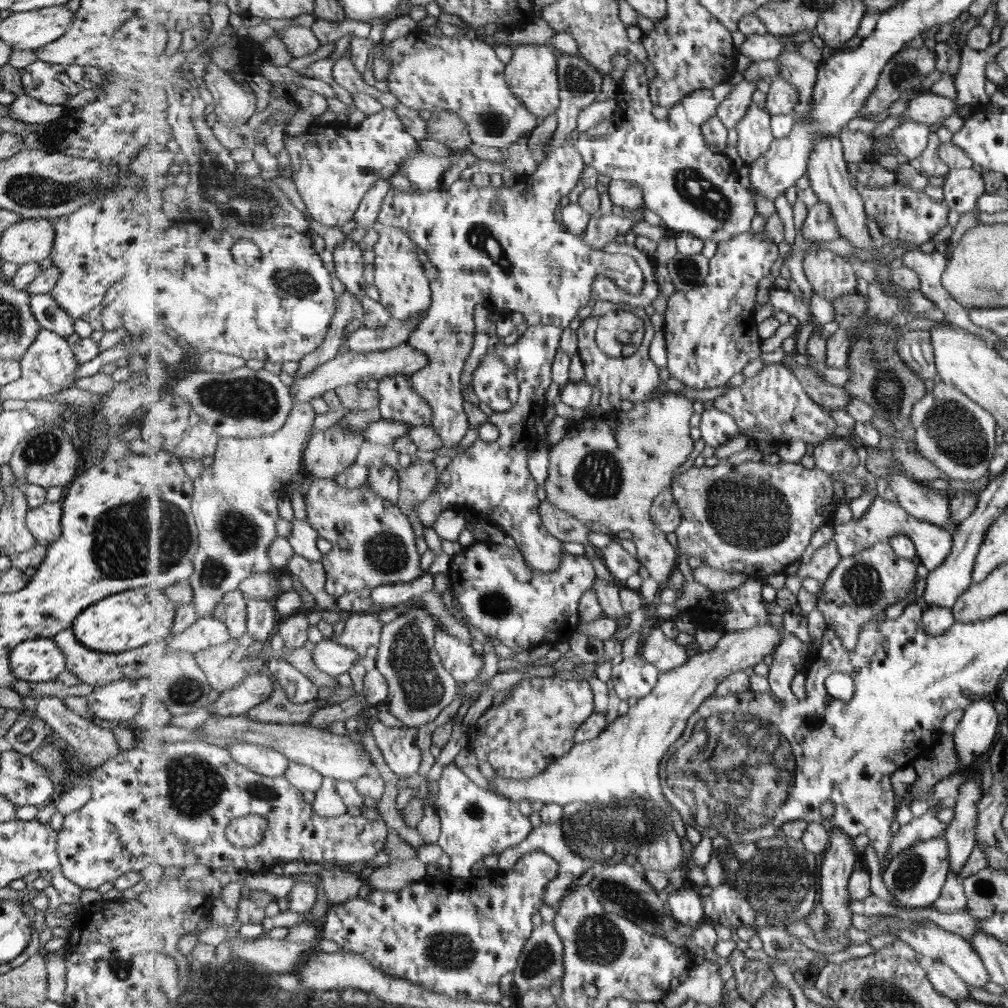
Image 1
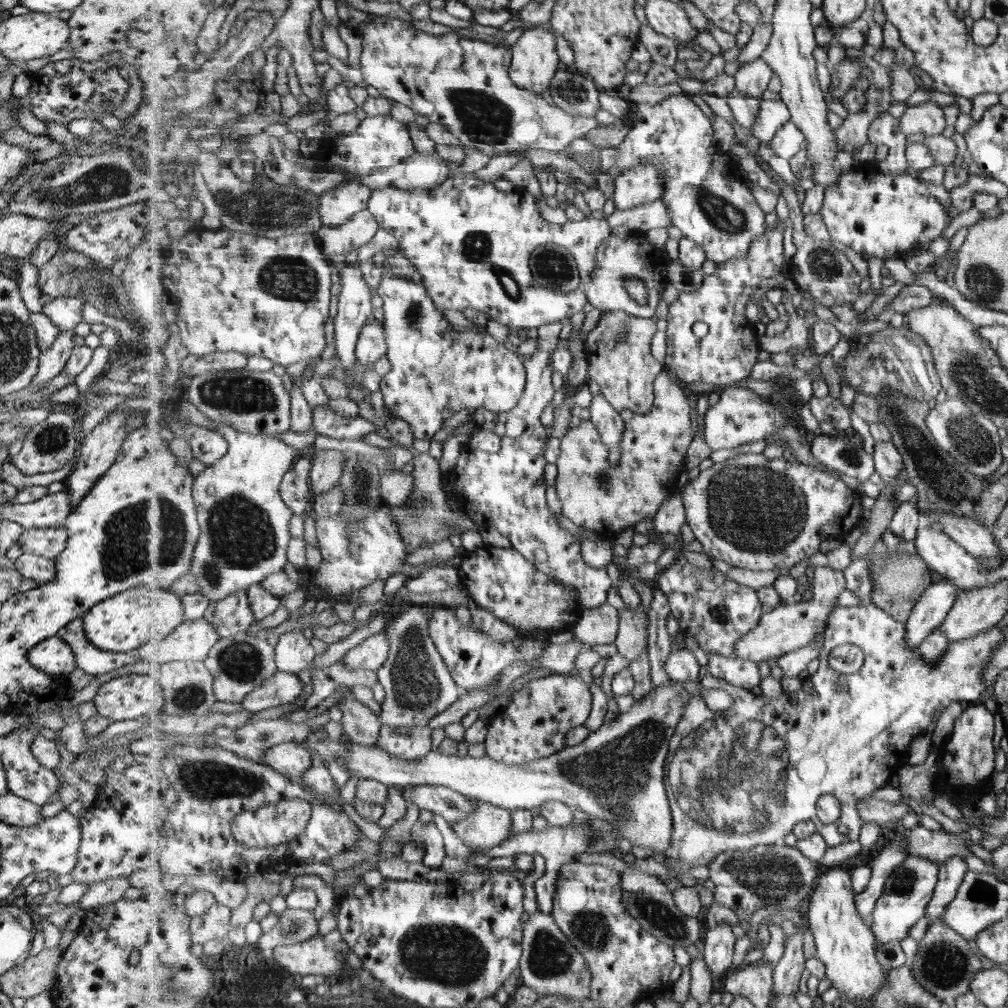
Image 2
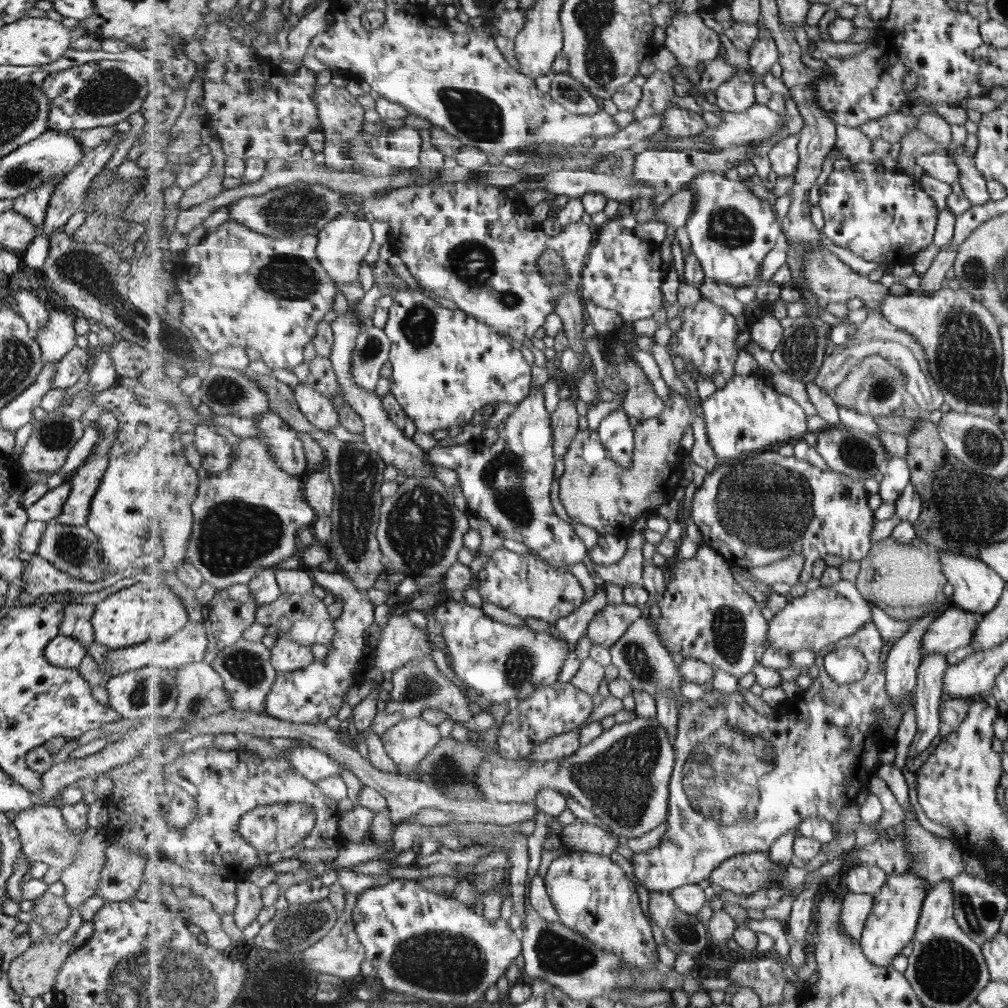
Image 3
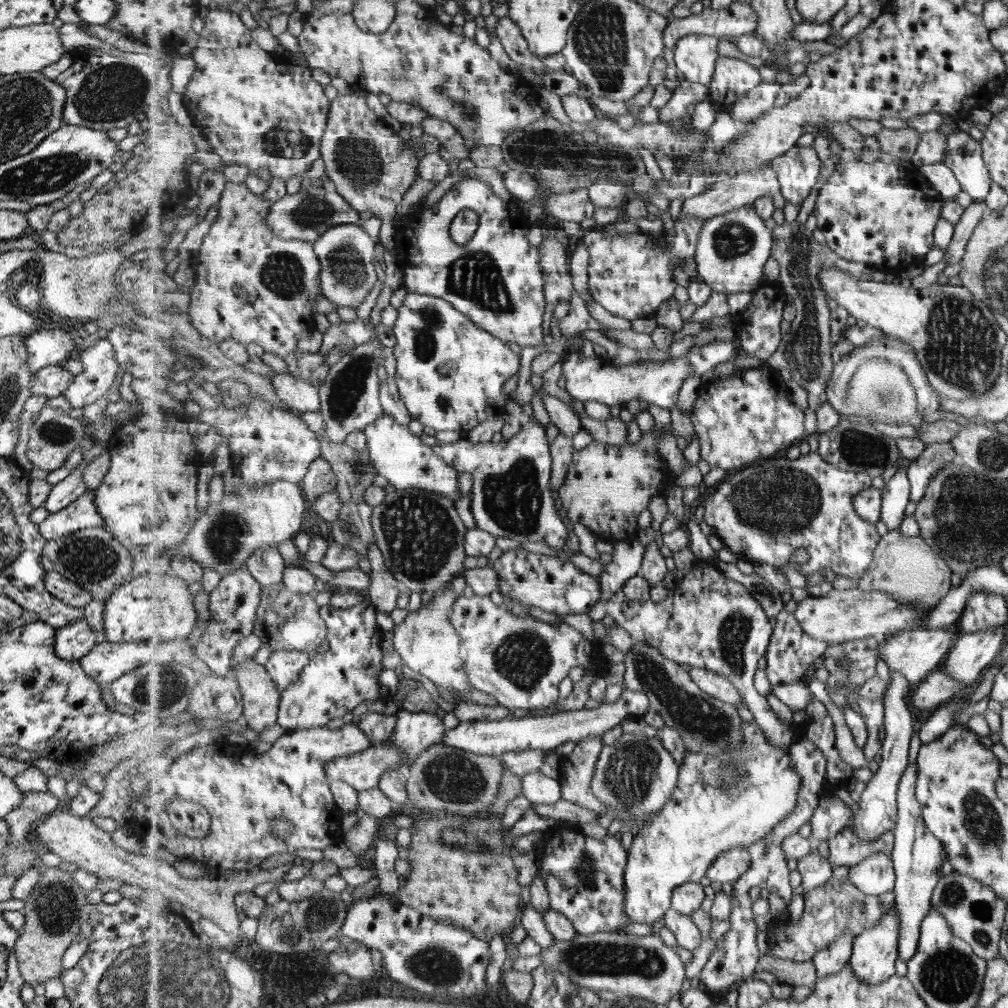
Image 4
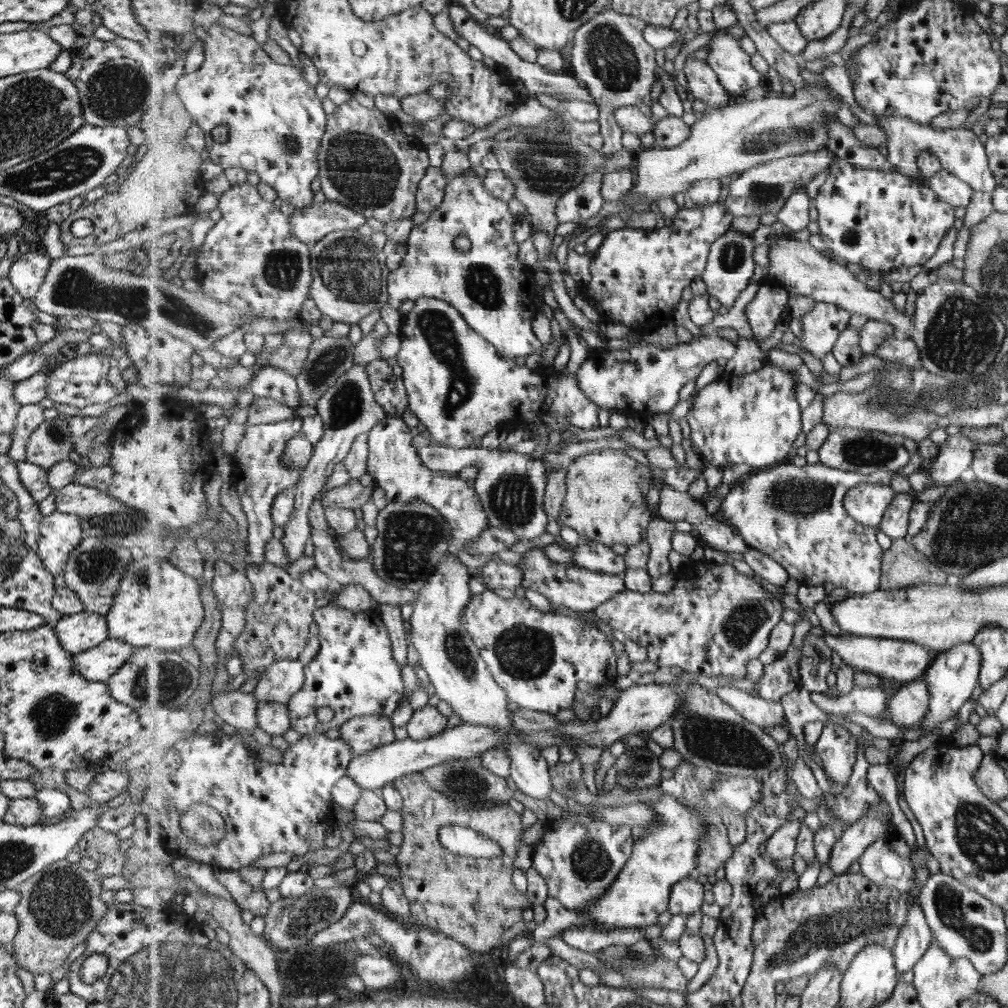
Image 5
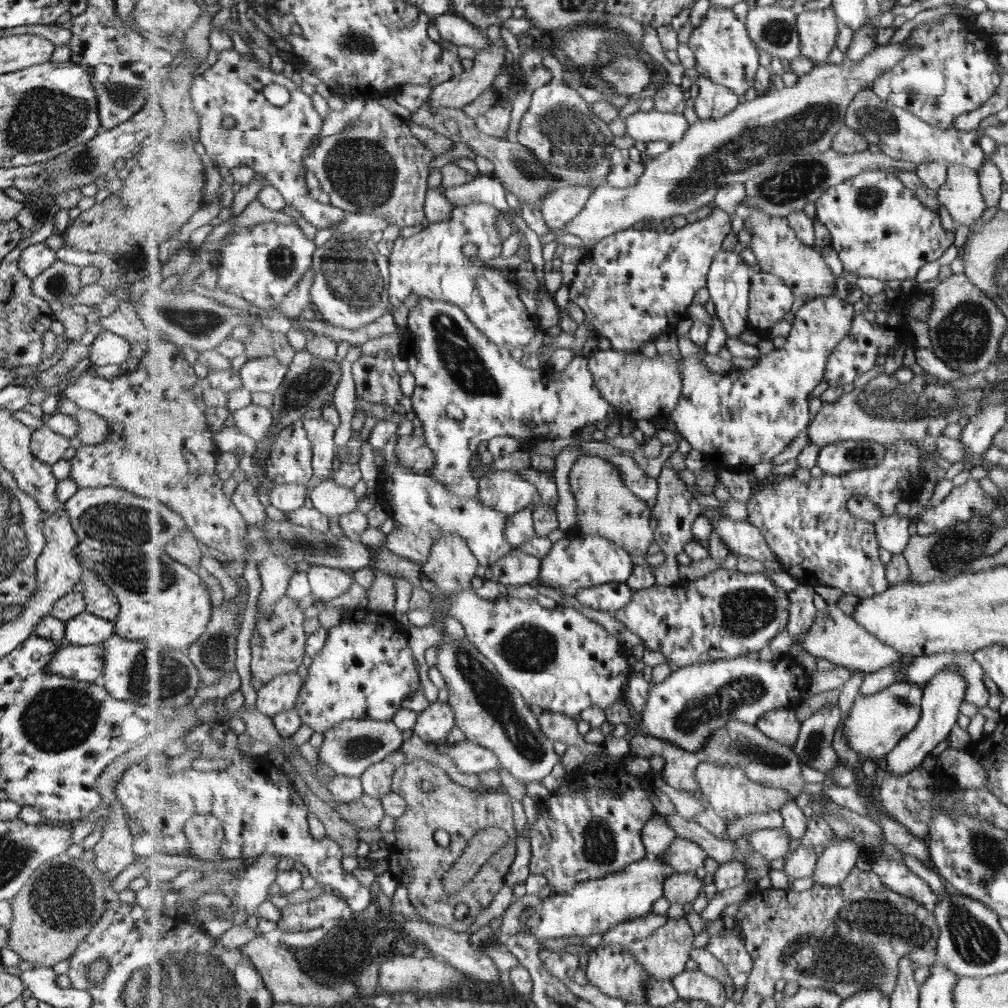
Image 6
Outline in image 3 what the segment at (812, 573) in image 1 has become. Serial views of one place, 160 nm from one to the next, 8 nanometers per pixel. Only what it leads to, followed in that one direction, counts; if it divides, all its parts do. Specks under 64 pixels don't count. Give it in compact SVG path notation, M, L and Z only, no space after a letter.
M841 579L830 586L820 585L805 596L797 597L770 620L767 648L777 650L815 651L823 647L836 647L839 641L849 638L866 622L873 621L872 606L875 602L865 597L850 580Z

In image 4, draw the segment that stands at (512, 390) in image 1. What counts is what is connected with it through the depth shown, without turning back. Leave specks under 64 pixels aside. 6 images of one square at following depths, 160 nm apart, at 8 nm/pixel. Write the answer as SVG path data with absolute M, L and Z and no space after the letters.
M408 292L398 310L399 320L393 329L396 338L393 350L398 364L395 377L401 399L414 420L435 431L468 432L487 418L505 412L505 404L511 400L511 394L505 397L503 386L521 370L521 358L517 352L493 334L475 326L465 314L444 299Z

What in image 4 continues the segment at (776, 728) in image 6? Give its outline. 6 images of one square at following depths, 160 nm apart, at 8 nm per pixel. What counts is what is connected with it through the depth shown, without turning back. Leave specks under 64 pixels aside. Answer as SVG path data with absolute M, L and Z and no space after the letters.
M692 667L690 675L707 694L732 705L742 703L746 706L738 688L726 676L703 667Z

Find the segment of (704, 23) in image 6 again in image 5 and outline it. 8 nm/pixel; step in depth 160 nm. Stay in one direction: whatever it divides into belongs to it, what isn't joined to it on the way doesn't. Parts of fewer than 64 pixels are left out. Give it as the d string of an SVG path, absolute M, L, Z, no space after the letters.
M724 29L715 31L714 38L707 45L709 55L705 61L715 70L727 92L739 99L743 92L766 84L766 80L753 67L752 56L741 48L739 39Z

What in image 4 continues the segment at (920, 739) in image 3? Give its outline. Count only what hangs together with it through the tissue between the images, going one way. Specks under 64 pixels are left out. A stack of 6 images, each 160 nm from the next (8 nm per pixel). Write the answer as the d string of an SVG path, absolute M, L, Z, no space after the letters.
M916 762L909 765L901 778L898 792L899 816L895 826L896 841L892 854L896 878L896 895L902 921L900 926L900 959L908 963L919 950L919 939L921 936L921 925L927 916L929 909L933 906L932 897L935 888L943 877L941 866L949 860L946 844L941 842L931 830L925 825L923 810L915 795L917 787L917 771L919 766Z

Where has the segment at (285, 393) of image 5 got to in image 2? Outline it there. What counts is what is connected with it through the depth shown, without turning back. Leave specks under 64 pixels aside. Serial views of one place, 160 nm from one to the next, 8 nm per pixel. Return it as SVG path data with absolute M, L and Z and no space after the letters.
M331 404L315 407L313 409L313 420L317 435L325 435L343 440L363 440L365 434L377 432L377 425L365 418L353 418L341 416L333 409Z

